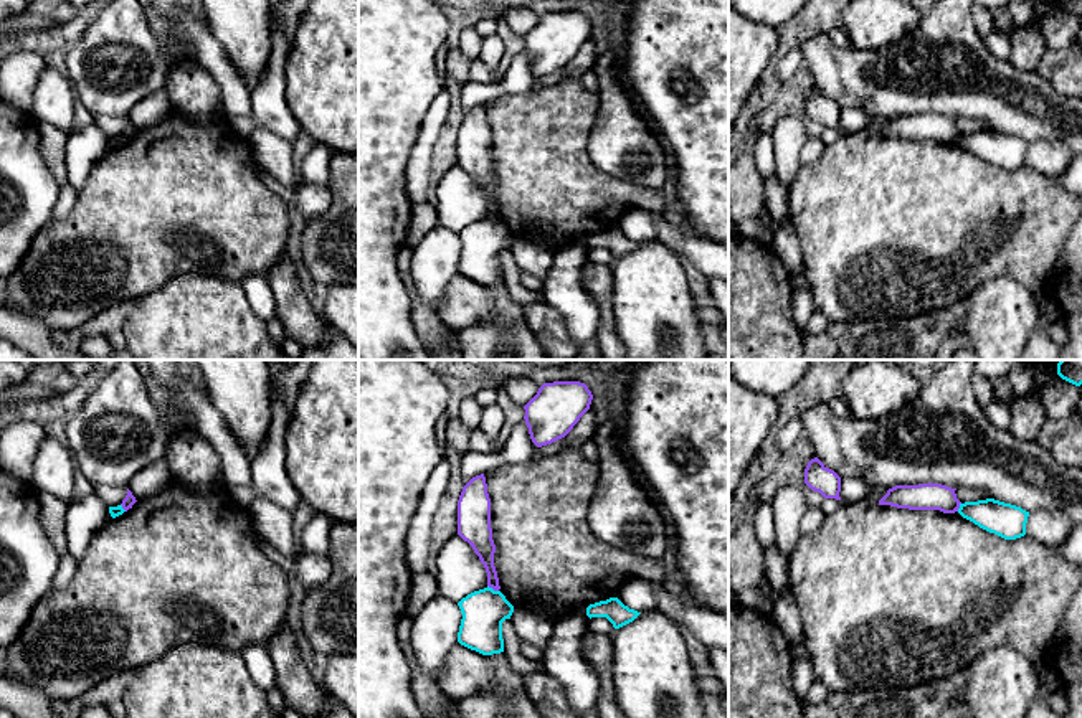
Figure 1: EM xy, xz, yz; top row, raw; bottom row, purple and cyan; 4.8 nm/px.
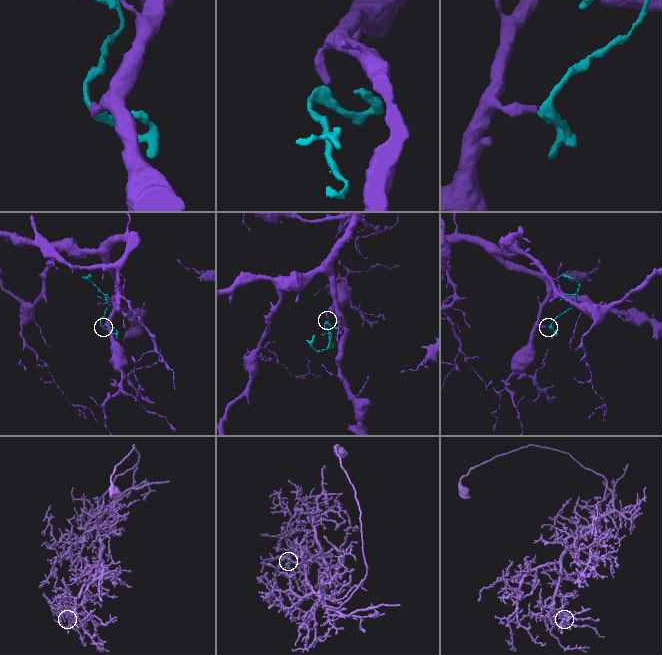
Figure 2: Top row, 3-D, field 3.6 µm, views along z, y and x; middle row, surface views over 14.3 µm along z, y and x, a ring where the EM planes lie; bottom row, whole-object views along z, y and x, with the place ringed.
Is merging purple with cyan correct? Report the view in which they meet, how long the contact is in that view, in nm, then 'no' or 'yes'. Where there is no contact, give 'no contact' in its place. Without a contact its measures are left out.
meets purple in xz; contact 70 nm long; no

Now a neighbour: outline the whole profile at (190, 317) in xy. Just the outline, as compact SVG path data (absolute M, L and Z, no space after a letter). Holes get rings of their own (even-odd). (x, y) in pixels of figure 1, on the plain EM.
M178 274L129 304L121 328L135 360L292 360L268 335L243 287L215 276Z

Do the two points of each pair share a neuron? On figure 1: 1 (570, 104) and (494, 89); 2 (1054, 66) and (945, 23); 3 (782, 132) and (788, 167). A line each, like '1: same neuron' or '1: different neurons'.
1: different neurons
2: different neurons
3: same neuron

